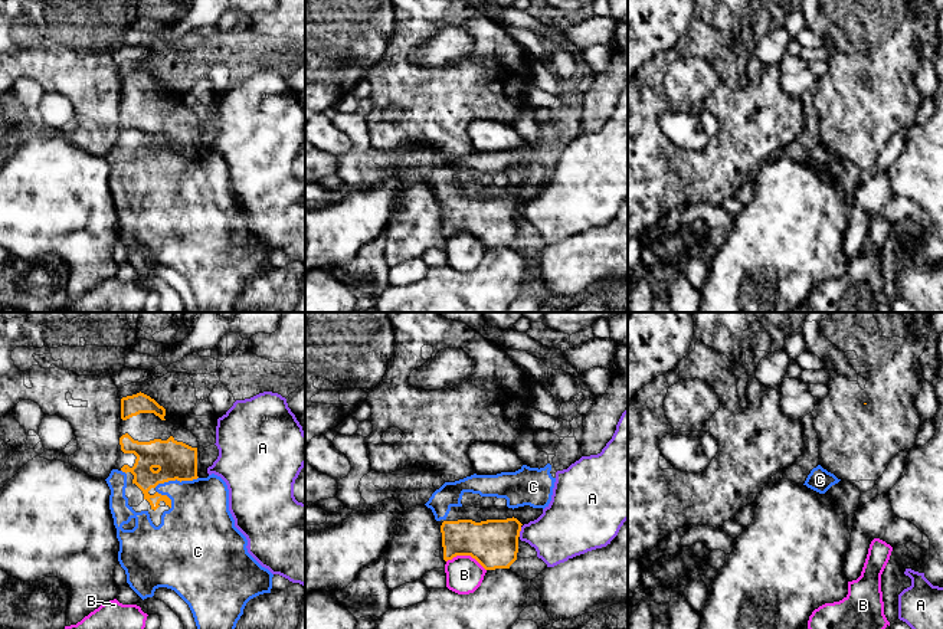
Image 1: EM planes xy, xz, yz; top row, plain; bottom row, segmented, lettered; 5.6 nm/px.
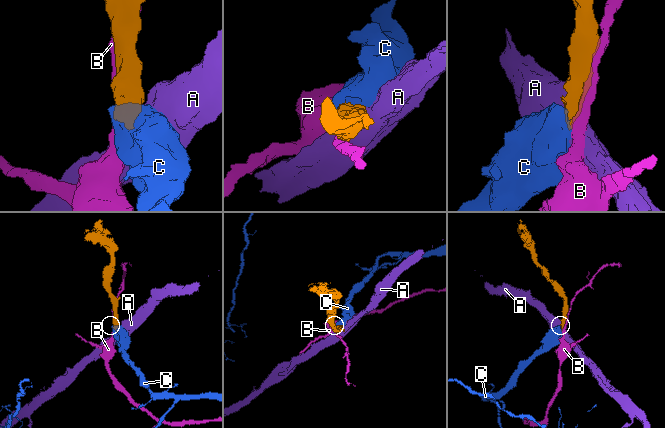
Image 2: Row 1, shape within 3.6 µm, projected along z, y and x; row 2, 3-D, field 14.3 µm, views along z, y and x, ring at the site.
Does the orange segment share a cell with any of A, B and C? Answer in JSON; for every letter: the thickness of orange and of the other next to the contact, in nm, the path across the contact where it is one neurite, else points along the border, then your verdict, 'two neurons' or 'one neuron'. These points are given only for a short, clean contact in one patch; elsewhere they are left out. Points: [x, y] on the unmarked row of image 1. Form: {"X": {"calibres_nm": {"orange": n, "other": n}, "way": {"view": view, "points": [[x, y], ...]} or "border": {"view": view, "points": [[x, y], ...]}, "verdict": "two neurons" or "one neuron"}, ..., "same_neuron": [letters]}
{"A": {"calibres_nm": {"orange": 280, "other": 320}, "border": {"view": "xz", "points": [[521, 205], [519, 213]]}, "verdict": "two neurons"}, "B": {"calibres_nm": {"orange": 280, "other": 200}, "verdict": "two neurons"}, "C": {"calibres_nm": {"orange": 220, "other": 340}, "verdict": "one neuron"}, "same_neuron": ["C"]}

